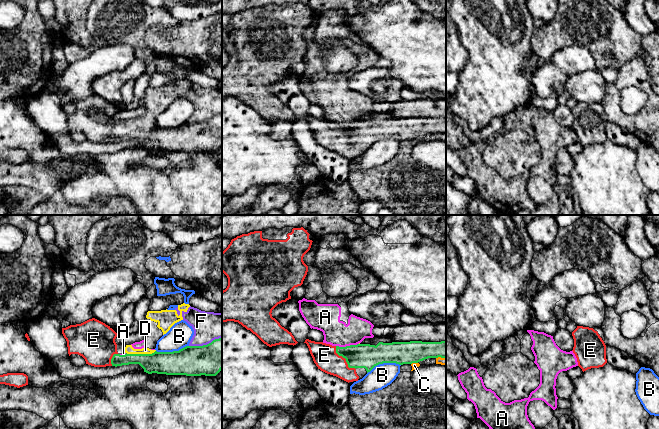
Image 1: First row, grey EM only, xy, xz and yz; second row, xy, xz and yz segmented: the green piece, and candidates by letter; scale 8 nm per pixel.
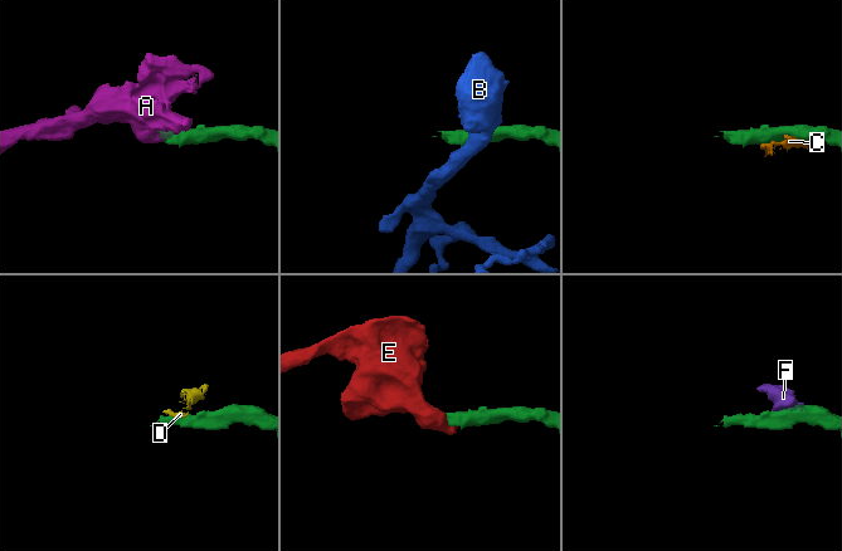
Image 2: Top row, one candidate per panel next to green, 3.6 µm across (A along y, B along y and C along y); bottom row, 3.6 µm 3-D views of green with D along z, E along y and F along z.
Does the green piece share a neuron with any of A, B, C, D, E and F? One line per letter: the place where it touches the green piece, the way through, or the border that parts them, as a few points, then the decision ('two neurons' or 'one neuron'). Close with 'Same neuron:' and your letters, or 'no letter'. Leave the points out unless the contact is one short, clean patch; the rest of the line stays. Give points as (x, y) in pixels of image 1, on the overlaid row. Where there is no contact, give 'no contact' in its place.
A: meets green in xz at (347, 346); border along xz (358, 343), (336, 346); two neurons
B: meets green in xz at (383, 362); border along xz (400, 364), (379, 363), (367, 373); two neurons
C: meets green in xz at (440, 356); two neurons
D: meets green in xy at (140, 354); border along xy (155, 350), (151, 353), (126, 353); two neurons
E: meets green in xz at (345, 358); runs through xz (367, 356), (345, 358), (327, 358), (324, 355); one neuron
F: meets green in xy at (205, 345); border along xy (221, 337), (215, 338), (207, 344), (189, 346); two neurons
Same neuron: E

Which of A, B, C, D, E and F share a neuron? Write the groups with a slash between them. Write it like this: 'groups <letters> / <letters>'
groups A C D F / B / E

